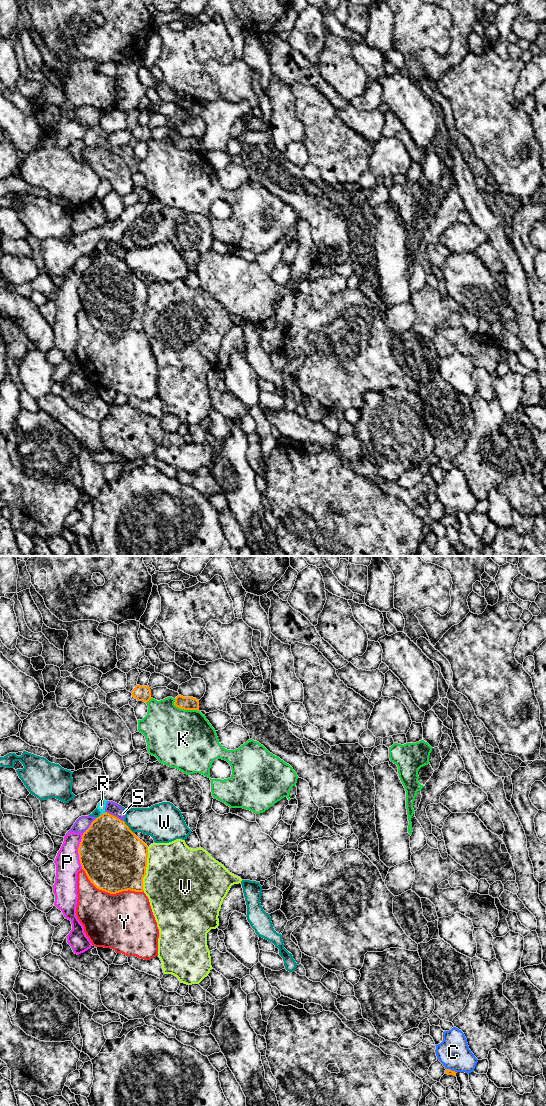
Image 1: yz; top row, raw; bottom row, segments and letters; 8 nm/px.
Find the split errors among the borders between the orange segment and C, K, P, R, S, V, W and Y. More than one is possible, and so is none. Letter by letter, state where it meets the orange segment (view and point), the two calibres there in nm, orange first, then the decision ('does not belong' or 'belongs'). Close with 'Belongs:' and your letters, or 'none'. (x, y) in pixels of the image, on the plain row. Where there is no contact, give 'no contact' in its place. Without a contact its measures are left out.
C: yz (451, 510) | 50/260 nm | does not belong
K: yz (184, 149) | 110/480 nm | does not belong
P: yz (78, 291) | 500/200 nm | does not belong
R: yz (103, 253) | 400/70 nm | belongs
S: yz (114, 256) | 440/100 nm | does not belong
V: yz (145, 309) | 500/480 nm | does not belong
W: yz (128, 267) | 480/260 nm | does not belong
Y: yz (110, 333) | 480/460 nm | does not belong
Belongs: R

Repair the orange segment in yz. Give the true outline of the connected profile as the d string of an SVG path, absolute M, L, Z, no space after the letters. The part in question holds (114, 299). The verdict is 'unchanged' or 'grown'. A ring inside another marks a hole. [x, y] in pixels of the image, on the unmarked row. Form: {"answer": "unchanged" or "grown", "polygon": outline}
{"answer": "grown", "polygon": "M105 239L98 243L100 256L82 275L78 287L82 309L99 330L143 332L148 286L124 261L105 251L106 243Z"}

